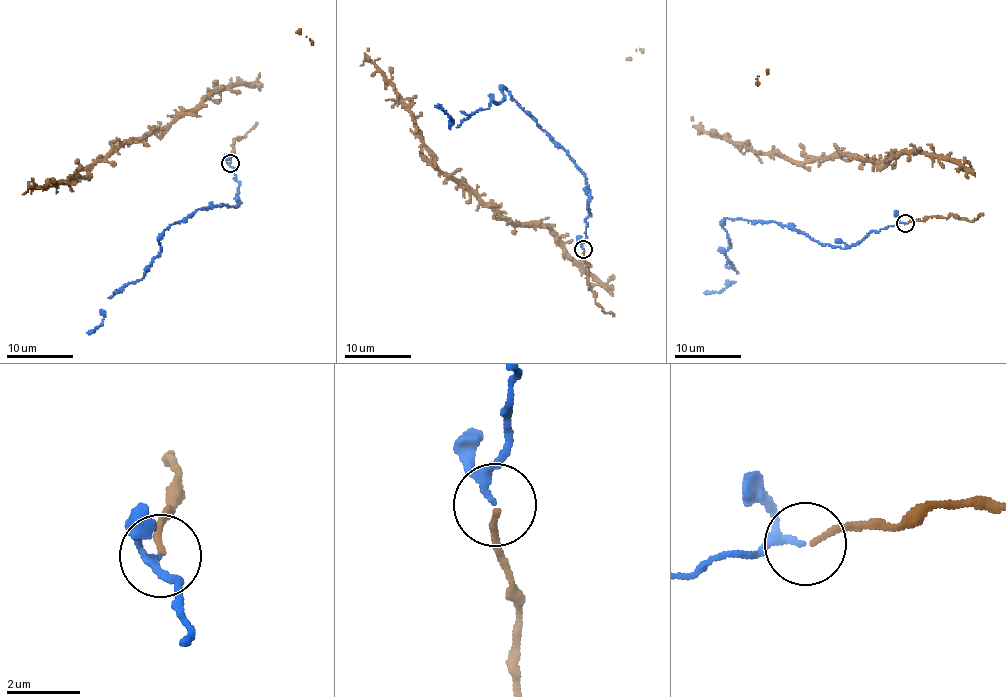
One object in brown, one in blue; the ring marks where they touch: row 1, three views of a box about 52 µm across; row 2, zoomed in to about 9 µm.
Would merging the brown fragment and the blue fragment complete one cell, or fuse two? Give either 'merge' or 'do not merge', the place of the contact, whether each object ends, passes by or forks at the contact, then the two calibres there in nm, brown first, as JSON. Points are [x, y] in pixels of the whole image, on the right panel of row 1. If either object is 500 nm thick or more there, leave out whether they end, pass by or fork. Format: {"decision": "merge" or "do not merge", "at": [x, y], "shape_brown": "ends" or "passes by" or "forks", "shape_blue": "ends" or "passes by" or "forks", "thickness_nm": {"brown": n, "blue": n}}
{"decision": "merge", "at": [905, 223], "shape_brown": "ends", "shape_blue": "passes by", "thickness_nm": {"brown": 140, "blue": 130}}

